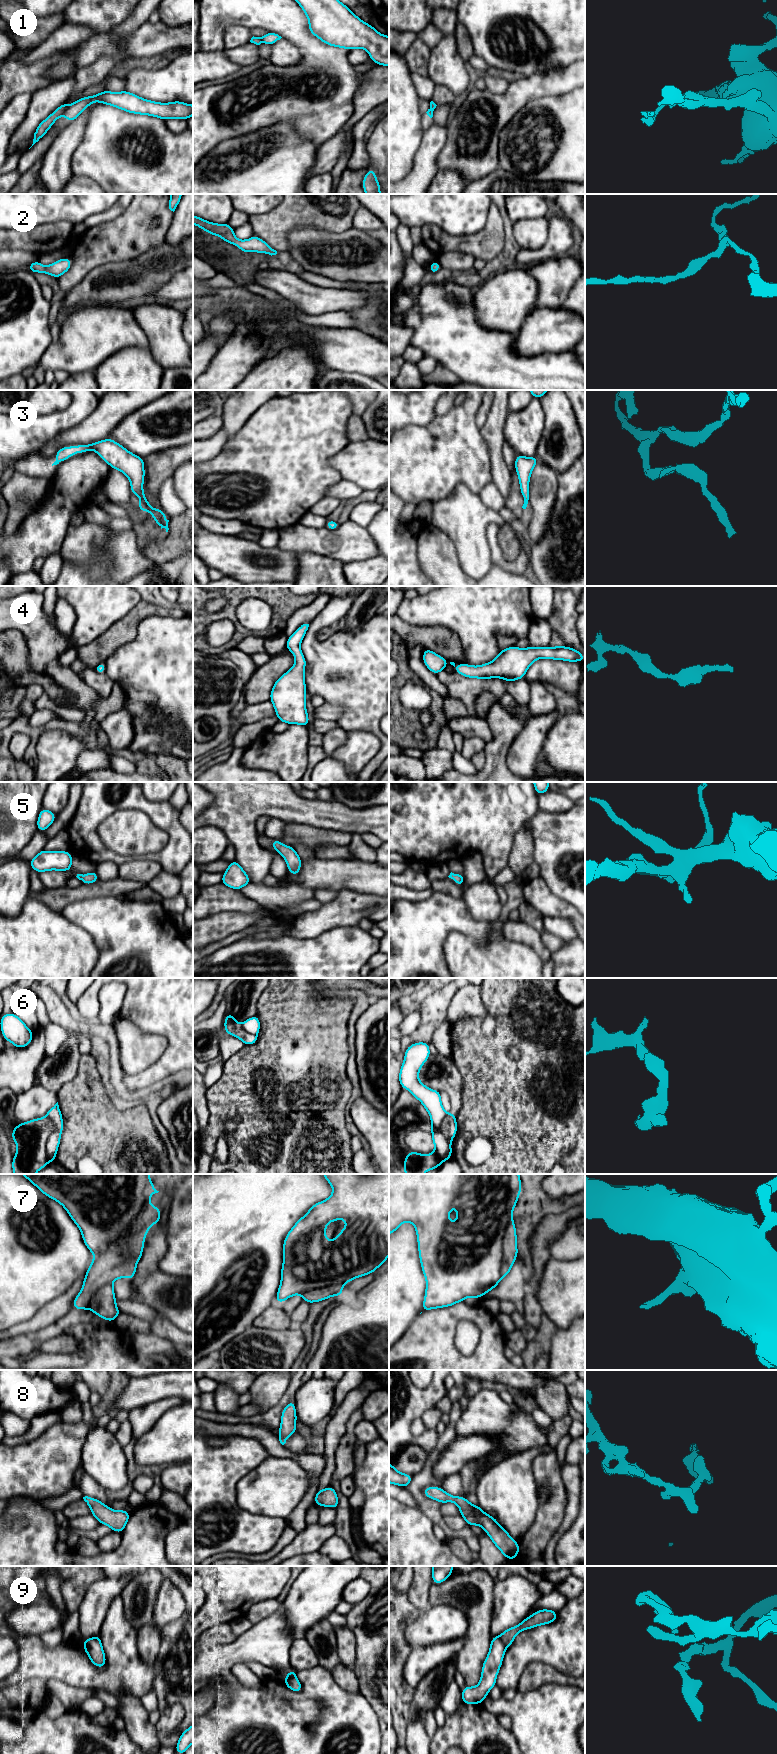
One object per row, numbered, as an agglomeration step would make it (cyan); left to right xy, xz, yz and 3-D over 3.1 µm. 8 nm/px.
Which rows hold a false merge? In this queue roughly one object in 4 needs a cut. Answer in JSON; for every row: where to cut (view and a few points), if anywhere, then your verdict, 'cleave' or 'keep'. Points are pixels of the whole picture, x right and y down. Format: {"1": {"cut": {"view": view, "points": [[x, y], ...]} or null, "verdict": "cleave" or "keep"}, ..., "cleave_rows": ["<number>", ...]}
{"1": {"cut": {"view": "xy", "points": [[68, 106], [62, 114]]}, "verdict": "cleave"}, "2": {"cut": null, "verdict": "keep"}, "3": {"cut": null, "verdict": "keep"}, "4": {"cut": null, "verdict": "keep"}, "5": {"cut": null, "verdict": "keep"}, "6": {"cut": {"view": "xy", "points": [[45, 1117], [53, 1126], [53, 1131], [46, 1142], [48, 1161]]}, "verdict": "cleave"}, "7": {"cut": {"view": "xy", "points": [[148, 1198], [129, 1231], [97, 1256]]}, "verdict": "cleave"}, "8": {"cut": null, "verdict": "keep"}, "9": {"cut": {"view": "yz", "points": [[498, 1636], [506, 1647]]}, "verdict": "cleave"}, "cleave_rows": ["1", "6", "7", "9"]}

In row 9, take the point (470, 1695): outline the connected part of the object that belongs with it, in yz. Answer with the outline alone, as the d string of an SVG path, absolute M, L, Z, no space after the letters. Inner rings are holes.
M499 1636L491 1639L490 1650L482 1666L480 1683L475 1687L465 1686L461 1690L462 1703L483 1703L488 1692L496 1685L496 1677L502 1665L506 1648Z

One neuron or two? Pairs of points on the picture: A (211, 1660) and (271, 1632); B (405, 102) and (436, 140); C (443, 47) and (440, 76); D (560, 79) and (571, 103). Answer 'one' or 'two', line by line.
A: one
B: two
C: one
D: two

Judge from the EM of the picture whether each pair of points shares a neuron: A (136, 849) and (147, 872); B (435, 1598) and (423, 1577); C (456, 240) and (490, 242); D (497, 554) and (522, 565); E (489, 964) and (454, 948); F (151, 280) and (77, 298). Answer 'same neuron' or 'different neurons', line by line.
A: different neurons
B: different neurons
C: same neuron
D: same neuron
E: same neuron
F: same neuron

